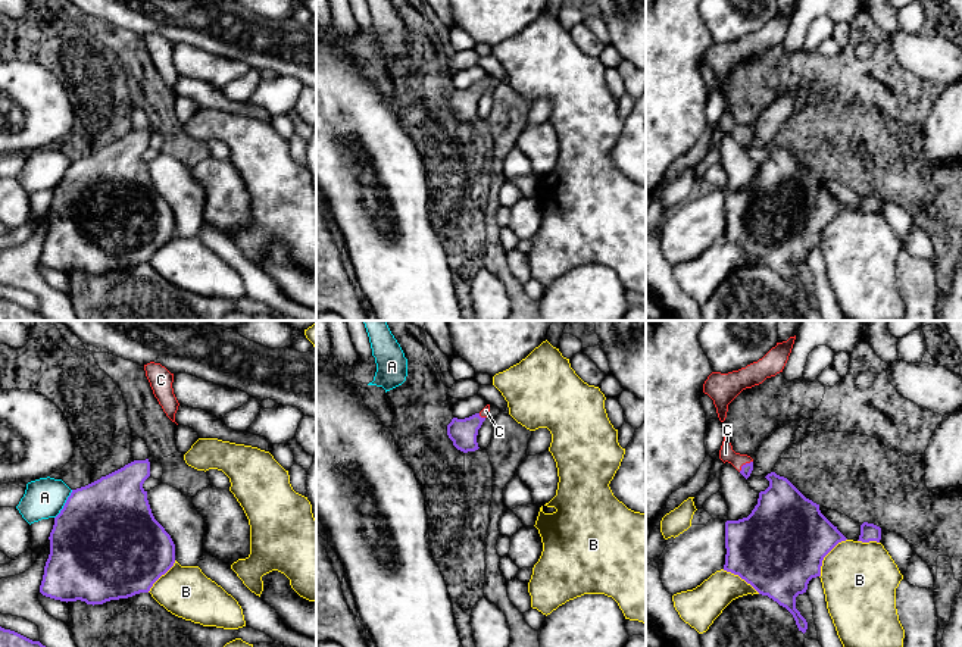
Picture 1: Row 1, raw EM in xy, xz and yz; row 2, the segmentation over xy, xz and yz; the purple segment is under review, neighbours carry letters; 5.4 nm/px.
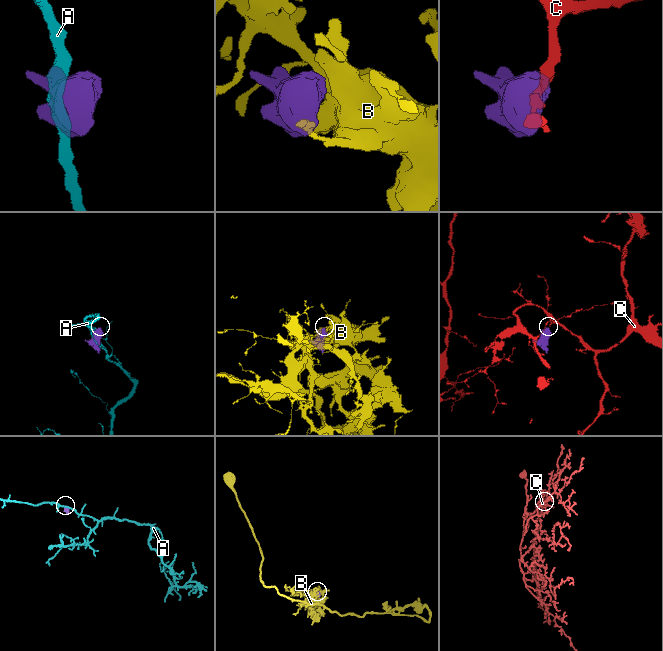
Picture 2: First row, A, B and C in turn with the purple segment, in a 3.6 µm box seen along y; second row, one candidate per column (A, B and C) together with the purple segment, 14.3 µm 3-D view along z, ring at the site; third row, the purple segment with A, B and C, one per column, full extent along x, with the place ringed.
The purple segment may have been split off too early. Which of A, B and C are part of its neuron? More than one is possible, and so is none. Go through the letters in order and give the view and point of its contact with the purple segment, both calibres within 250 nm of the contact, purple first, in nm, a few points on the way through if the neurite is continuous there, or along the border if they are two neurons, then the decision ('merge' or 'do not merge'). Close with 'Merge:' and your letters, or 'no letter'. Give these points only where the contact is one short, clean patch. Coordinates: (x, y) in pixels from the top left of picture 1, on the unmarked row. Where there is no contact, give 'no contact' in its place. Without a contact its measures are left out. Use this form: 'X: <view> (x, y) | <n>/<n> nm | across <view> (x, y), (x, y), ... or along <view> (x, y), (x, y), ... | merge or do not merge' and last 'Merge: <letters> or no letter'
A: xy (65, 175) | 500/220 nm | do not merge
B: yz (825, 225) | 480/420 nm | do not merge
C: yz (746, 134) | 60/80 nm | across yz (746, 140), (746, 134), (725, 124) | merge
Merge: C

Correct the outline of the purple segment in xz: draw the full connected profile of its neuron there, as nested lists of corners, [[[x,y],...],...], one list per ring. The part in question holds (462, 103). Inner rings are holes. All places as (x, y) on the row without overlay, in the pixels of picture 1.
[[[487,75],[480,84],[475,84],[469,88],[452,90],[452,93],[447,96],[447,106],[457,121],[468,124],[480,119],[477,113],[477,106],[488,84],[490,75]]]

